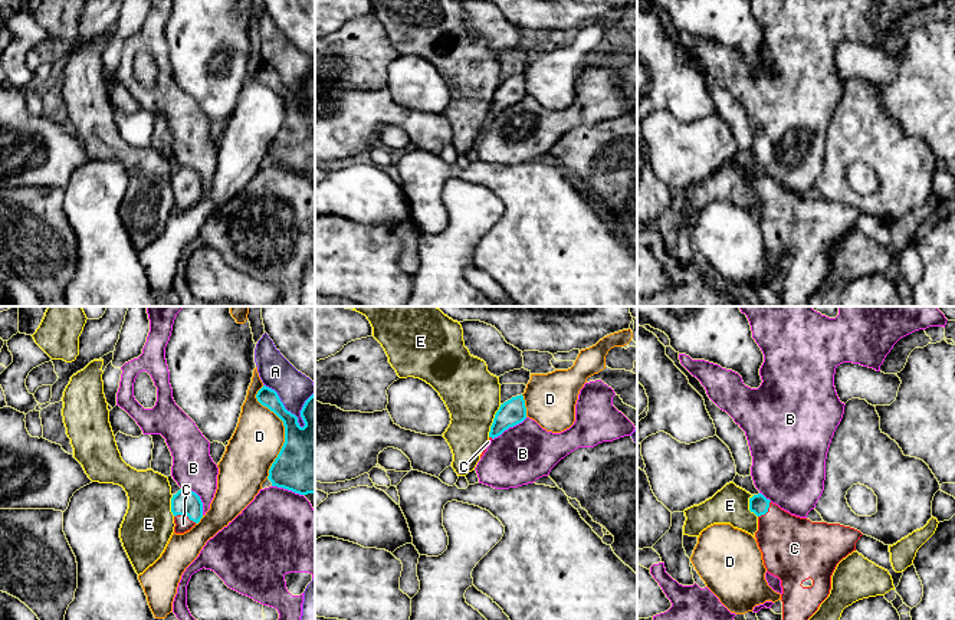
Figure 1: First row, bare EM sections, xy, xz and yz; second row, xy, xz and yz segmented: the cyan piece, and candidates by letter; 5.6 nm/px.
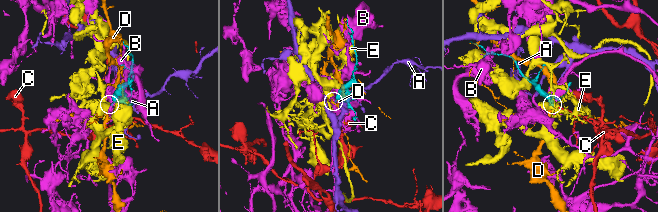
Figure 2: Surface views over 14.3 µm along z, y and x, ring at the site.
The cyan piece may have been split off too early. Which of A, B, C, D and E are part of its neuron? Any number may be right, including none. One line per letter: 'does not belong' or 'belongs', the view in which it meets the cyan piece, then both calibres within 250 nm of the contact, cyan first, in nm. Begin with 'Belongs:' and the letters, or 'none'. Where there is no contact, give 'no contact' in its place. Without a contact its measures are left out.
Belongs: C
A: does not belong; meets cyan in xy; 190 nm thick on the cyan side, 190 nm on the other
B: does not belong; meets cyan in xy; 140 nm thick on the cyan side, 240 nm on the other
C: belongs; meets cyan in xy; 140 nm thick on the cyan side, 90 nm on the other
D: does not belong; meets cyan in xy; 380 nm thick on the cyan side, 280 nm on the other
E: does not belong; meets cyan in xz; 140 nm thick on the cyan side, 320 nm on the other

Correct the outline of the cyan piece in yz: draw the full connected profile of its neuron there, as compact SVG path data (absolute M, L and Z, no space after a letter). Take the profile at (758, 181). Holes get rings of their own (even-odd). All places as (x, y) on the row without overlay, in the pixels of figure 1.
M762 171L749 175L749 188L758 194L755 216L767 249L781 257L782 305L808 306L808 296L818 288L831 268L837 242L856 229L860 209L840 201L811 200L791 193Z

